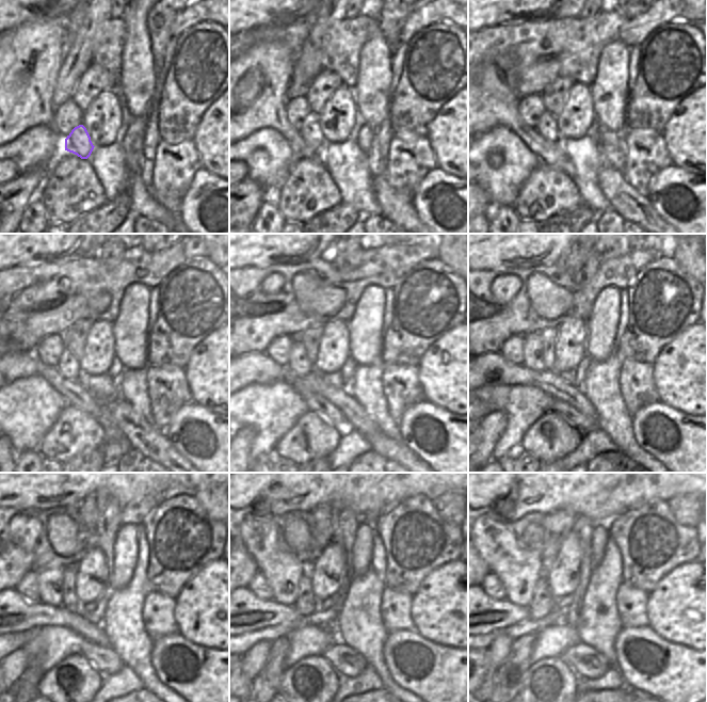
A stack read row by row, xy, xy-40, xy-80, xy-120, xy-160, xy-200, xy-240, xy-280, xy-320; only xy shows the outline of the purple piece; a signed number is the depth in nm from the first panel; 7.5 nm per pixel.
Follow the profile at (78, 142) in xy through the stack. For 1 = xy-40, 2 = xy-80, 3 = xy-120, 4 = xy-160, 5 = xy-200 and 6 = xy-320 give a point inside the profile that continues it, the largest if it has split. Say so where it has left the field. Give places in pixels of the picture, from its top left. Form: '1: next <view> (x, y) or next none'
1: next xy-40 (310, 131)
2: next xy-80 (547, 128)
3: next xy-120 (68, 366)
4: next xy-160 (299, 364)
5: next xy-200 (532, 346)
6: next xy-320 (518, 570)

